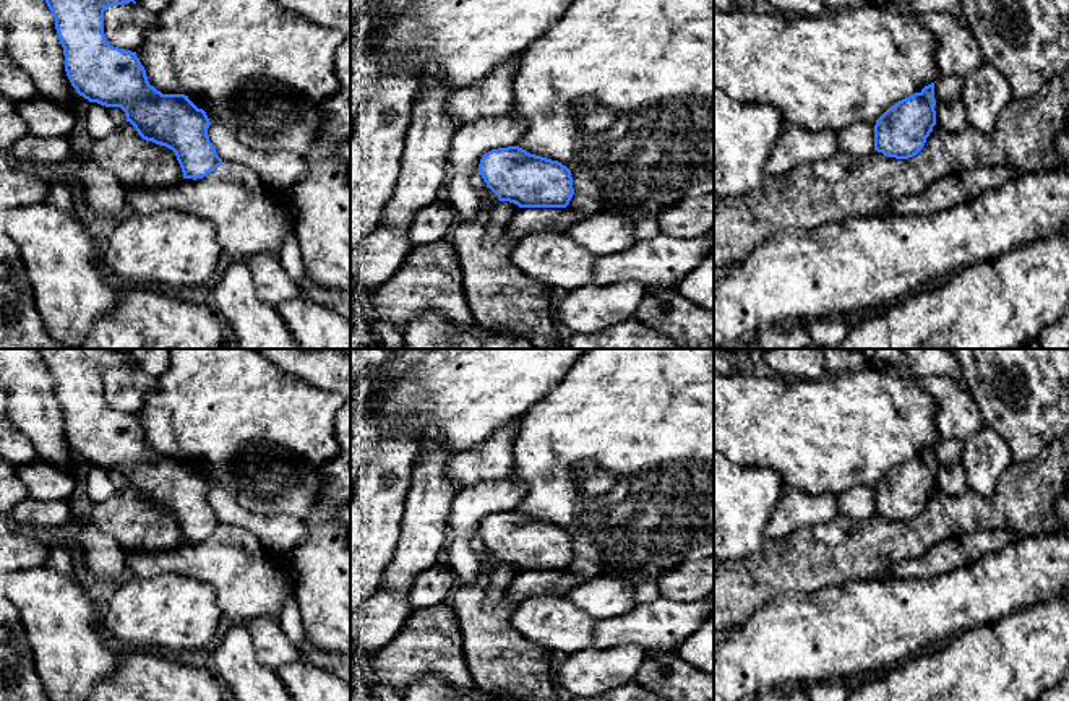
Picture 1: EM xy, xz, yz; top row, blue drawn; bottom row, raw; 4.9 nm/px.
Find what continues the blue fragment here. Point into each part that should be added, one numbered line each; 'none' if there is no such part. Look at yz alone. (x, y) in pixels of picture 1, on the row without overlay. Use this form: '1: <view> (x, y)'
none

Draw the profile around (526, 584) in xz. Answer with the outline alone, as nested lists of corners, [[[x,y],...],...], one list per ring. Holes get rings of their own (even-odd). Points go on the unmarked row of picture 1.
[[[519,571],[509,587],[513,600],[529,599],[532,596],[563,596],[579,586],[581,576],[569,571]]]

